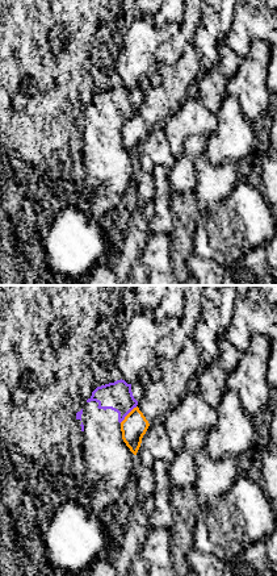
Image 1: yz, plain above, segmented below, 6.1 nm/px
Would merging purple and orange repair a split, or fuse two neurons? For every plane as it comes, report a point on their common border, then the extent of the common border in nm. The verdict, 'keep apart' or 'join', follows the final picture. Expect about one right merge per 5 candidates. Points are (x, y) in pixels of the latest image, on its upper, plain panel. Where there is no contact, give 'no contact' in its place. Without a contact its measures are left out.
meets purple at (127, 119); contact 150 nm long

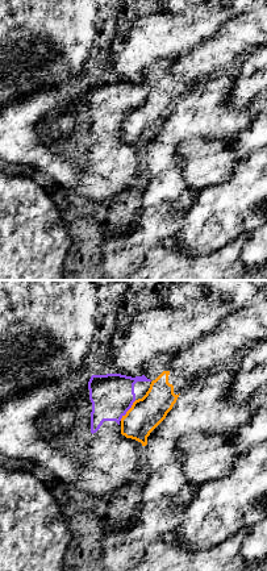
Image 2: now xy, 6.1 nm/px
meets purple at (128, 115); contact 160 nm long

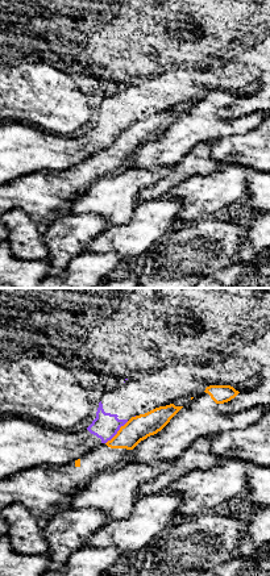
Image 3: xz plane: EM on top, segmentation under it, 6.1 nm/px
meets purple at (117, 136); contact 200 nm long

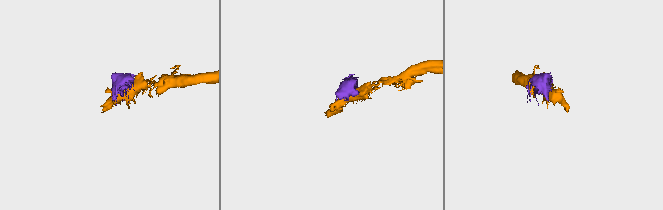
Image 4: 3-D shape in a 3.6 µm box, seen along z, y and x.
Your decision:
keep apart

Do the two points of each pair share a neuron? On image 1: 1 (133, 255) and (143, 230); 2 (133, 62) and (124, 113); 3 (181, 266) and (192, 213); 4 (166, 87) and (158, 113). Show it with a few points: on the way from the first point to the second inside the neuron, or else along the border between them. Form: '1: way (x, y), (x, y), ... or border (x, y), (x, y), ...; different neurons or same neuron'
1: way (133, 249), (137, 237); same neuron
2: border (121, 83), (130, 90); different neurons
3: way (181, 253), (184, 226); same neuron
4: way (160, 94), (158, 107); same neuron

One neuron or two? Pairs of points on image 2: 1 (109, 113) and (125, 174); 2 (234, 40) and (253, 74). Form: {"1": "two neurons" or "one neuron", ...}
{"1": "one neuron", "2": "two neurons"}

